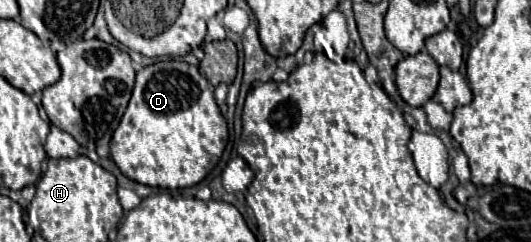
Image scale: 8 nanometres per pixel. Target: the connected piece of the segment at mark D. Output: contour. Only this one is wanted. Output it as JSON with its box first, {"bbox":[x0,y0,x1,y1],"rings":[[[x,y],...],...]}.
{"bbox":[111,60,229,188],"rings":[[[161,60],[137,72],[129,106],[111,138],[111,158],[131,180],[159,188],[187,188],[199,184],[219,162],[229,132],[213,98],[213,86],[199,68]]]}

